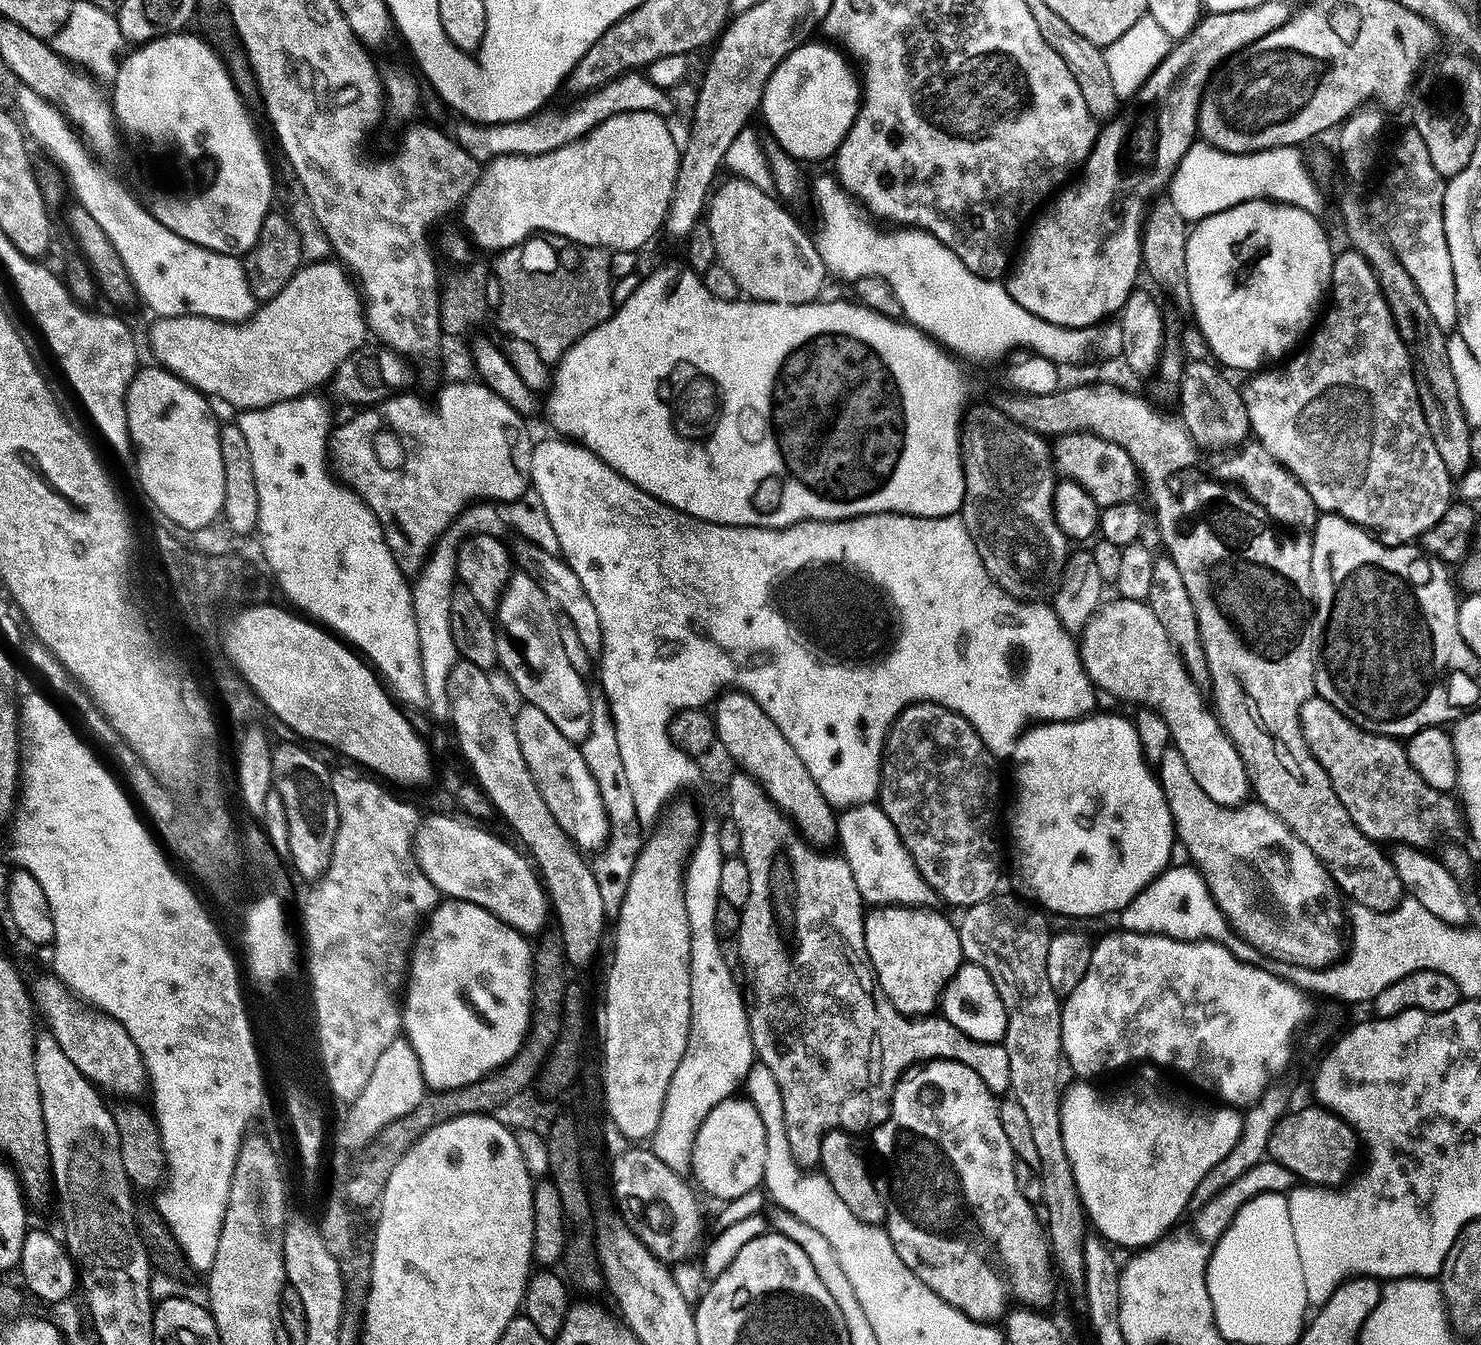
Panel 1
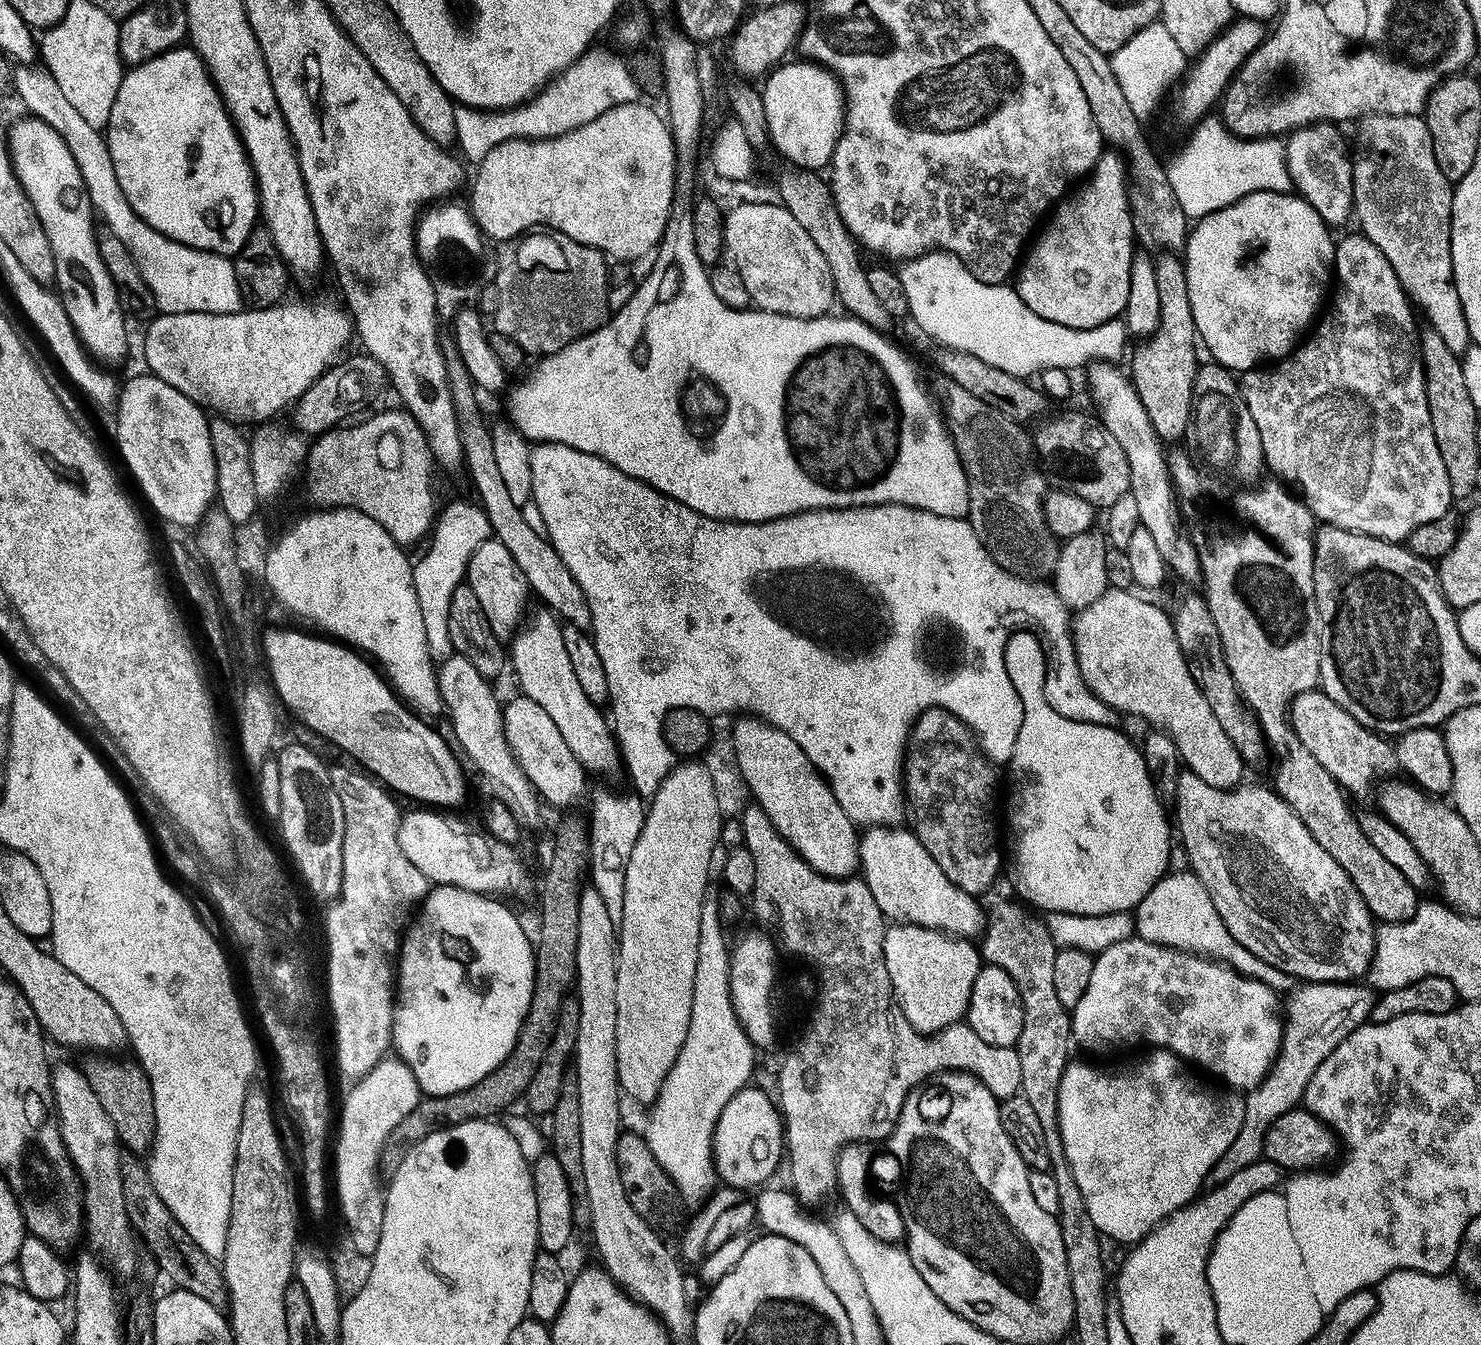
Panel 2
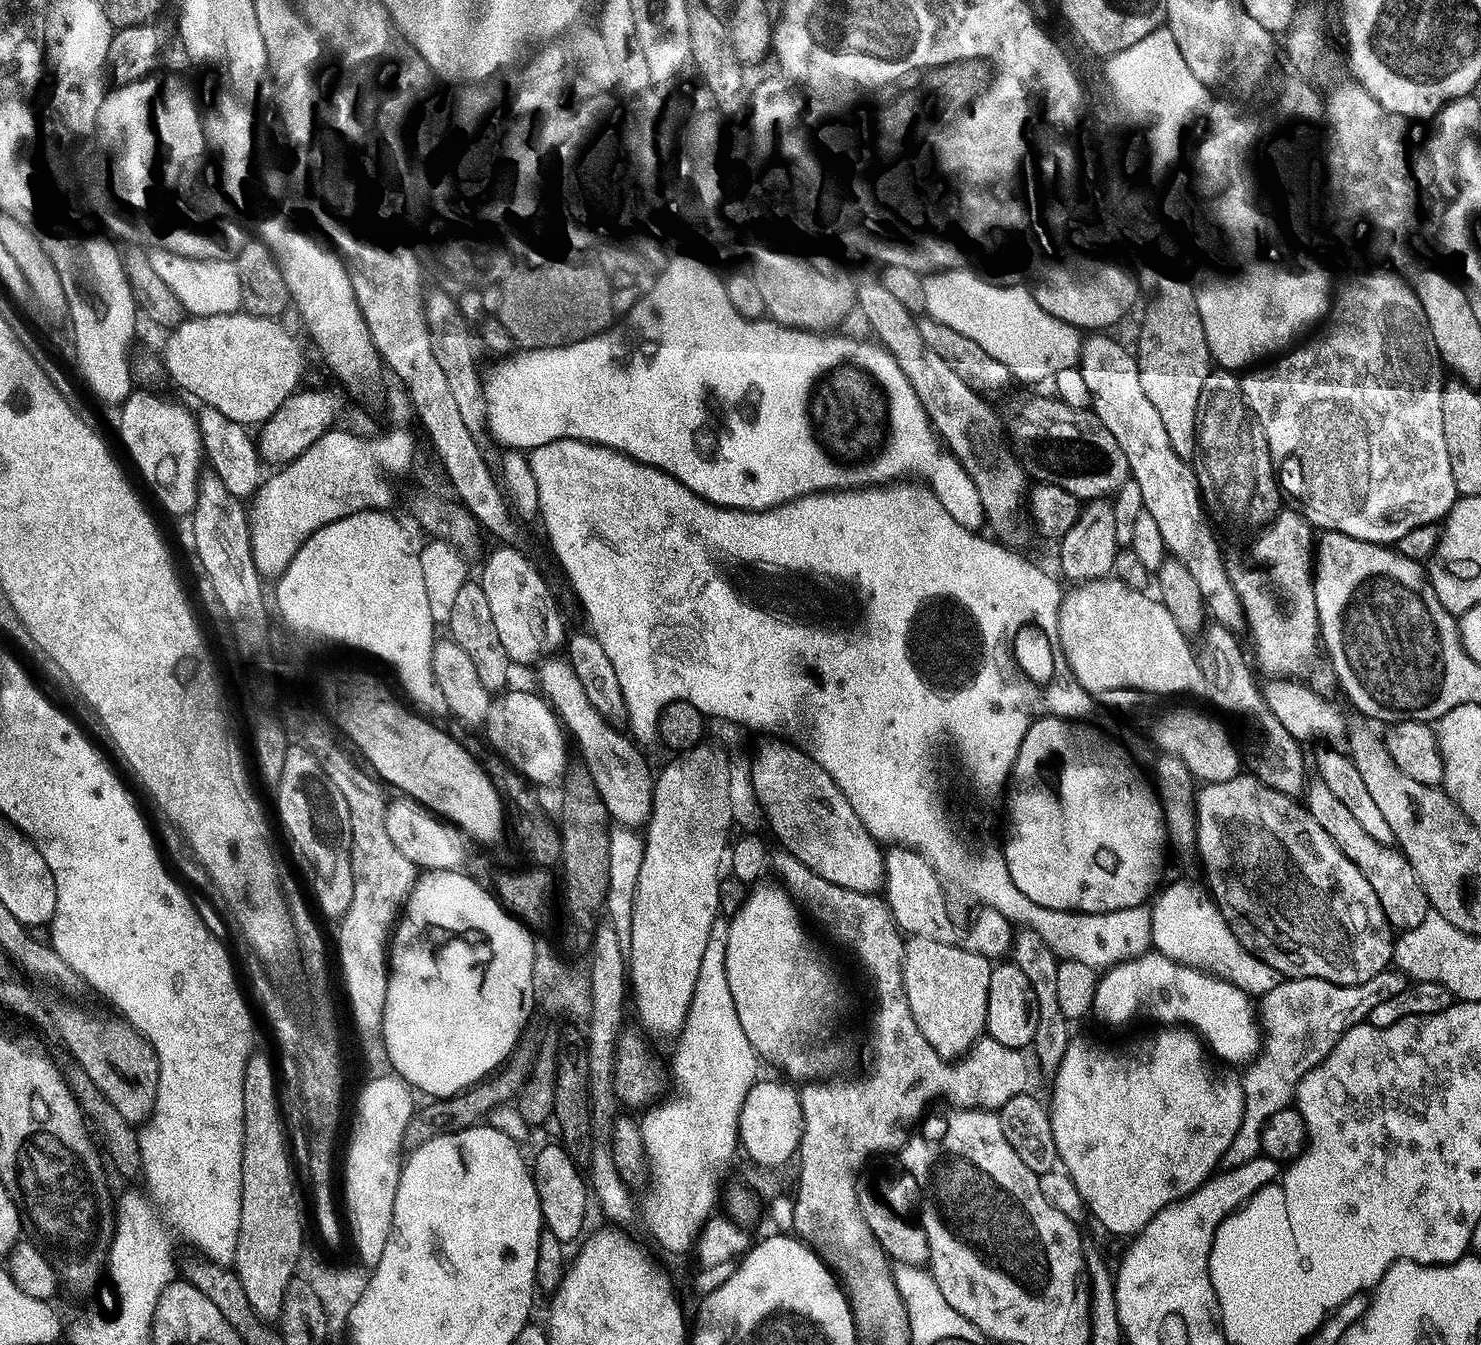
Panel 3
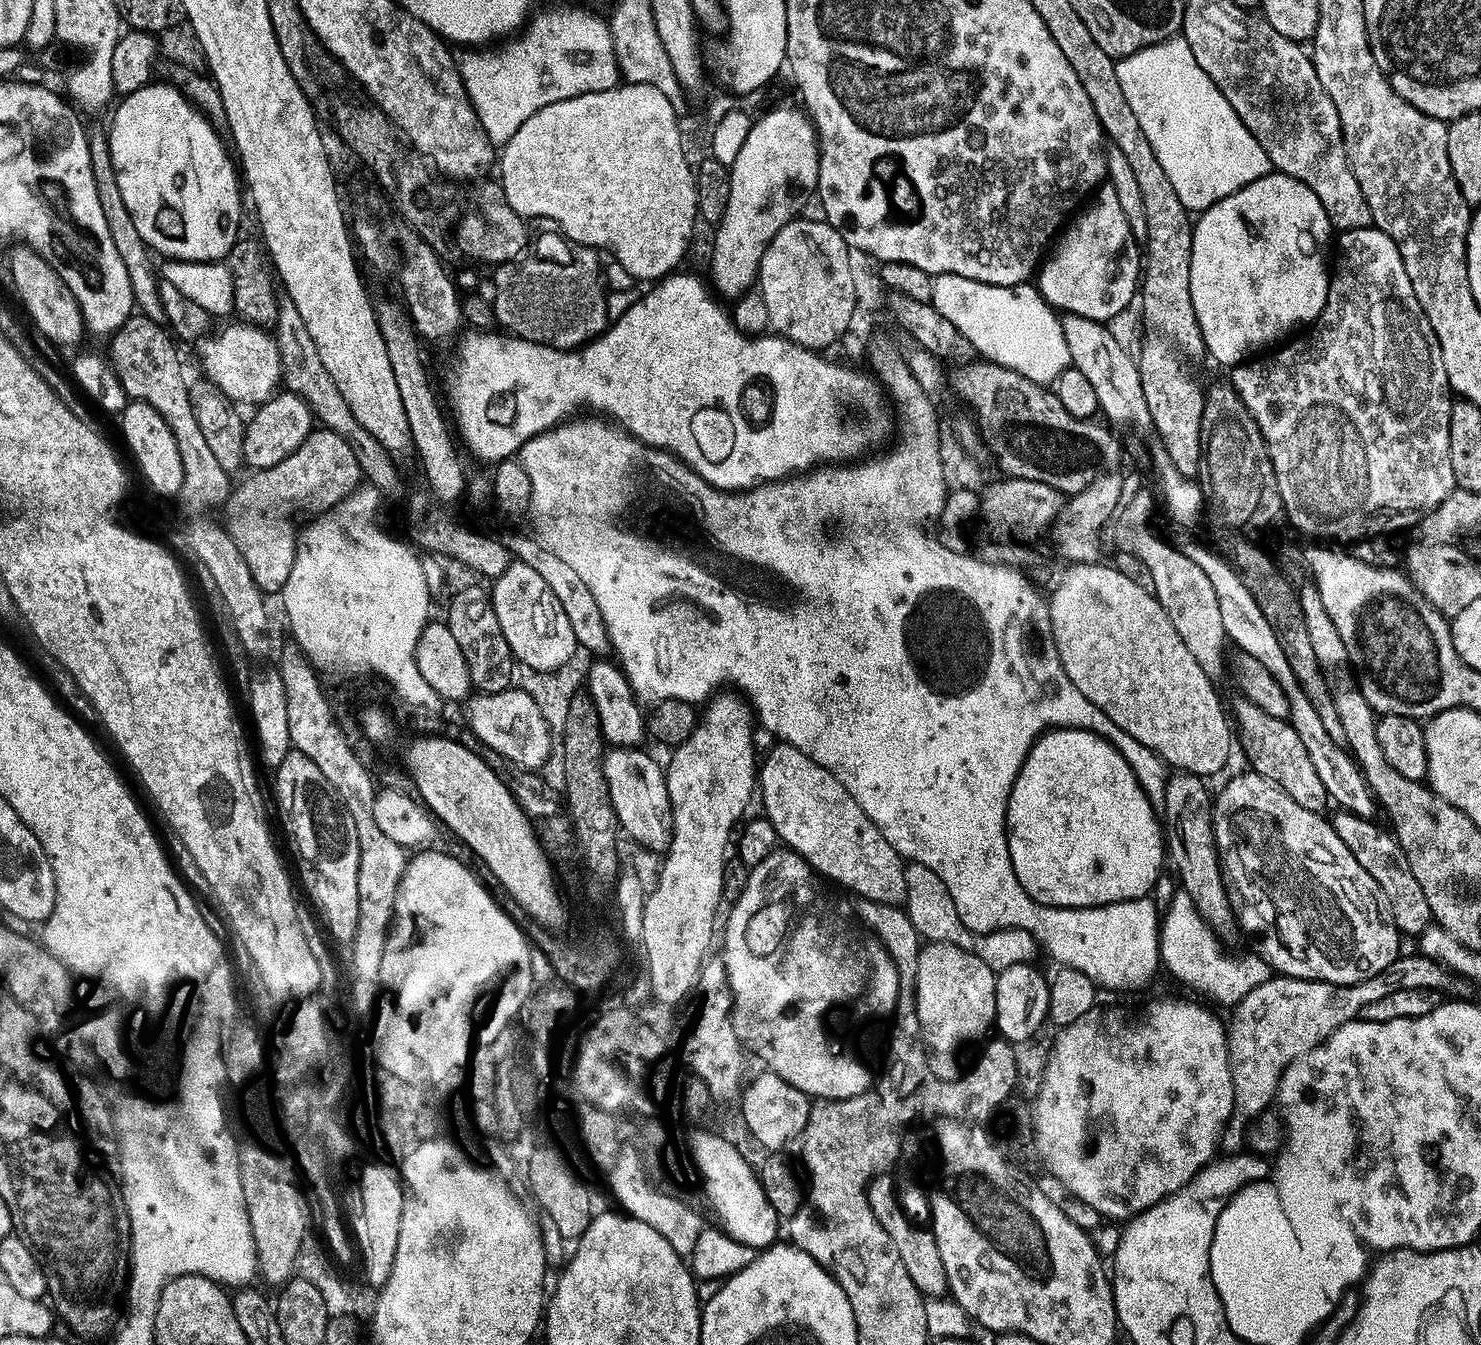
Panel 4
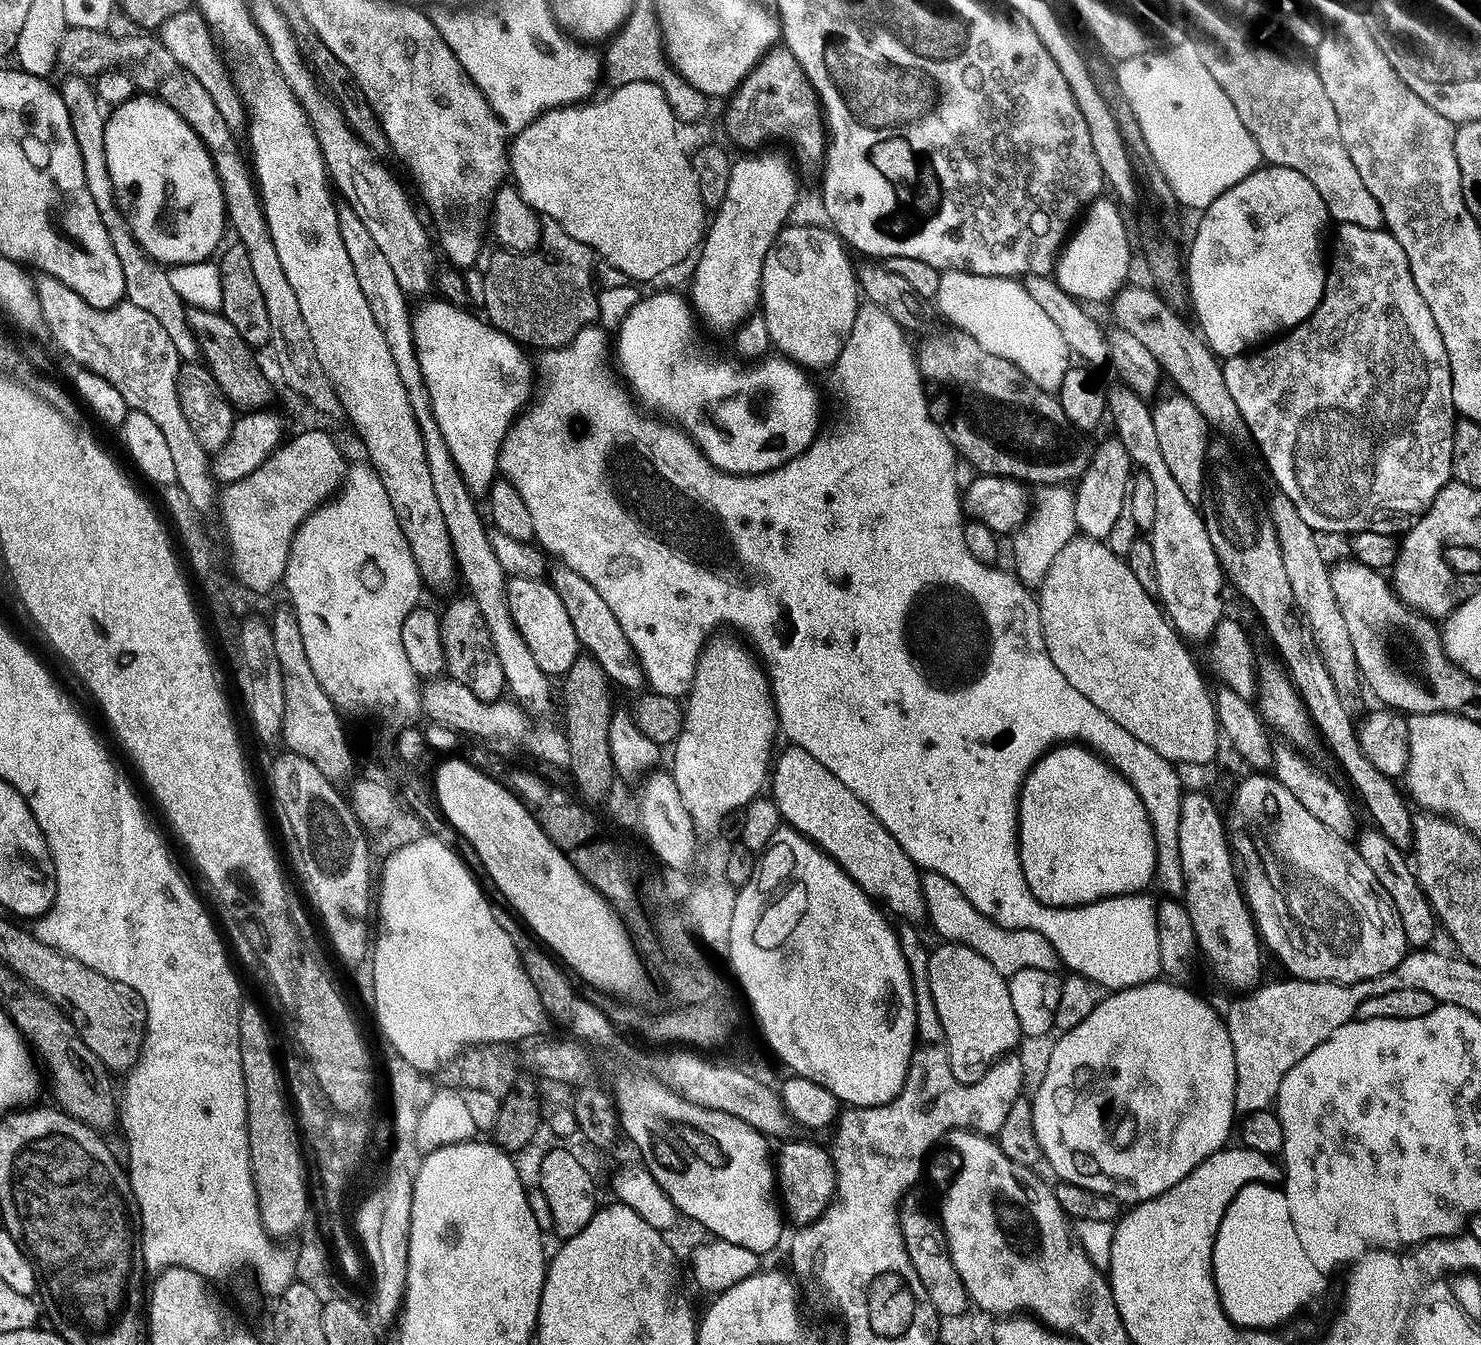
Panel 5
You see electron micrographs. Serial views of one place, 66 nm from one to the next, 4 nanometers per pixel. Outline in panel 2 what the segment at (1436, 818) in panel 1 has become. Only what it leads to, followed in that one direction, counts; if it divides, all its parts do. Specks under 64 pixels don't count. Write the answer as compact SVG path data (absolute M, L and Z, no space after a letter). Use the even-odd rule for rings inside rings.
M1323 690L1295 696L1290 705L1290 723L1298 742L1302 742L1302 746L1310 750L1318 762L1322 762L1345 793L1364 796L1371 790L1372 783L1374 788L1376 776L1397 771L1395 747L1387 744L1383 735L1368 731L1350 718L1350 714L1346 714L1346 710L1342 710L1342 706L1338 706L1338 702L1334 702Z

